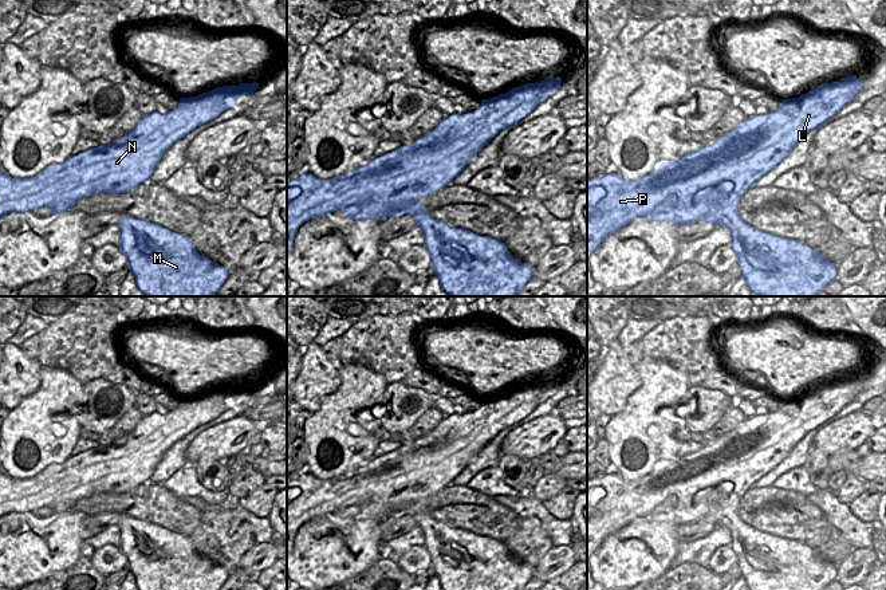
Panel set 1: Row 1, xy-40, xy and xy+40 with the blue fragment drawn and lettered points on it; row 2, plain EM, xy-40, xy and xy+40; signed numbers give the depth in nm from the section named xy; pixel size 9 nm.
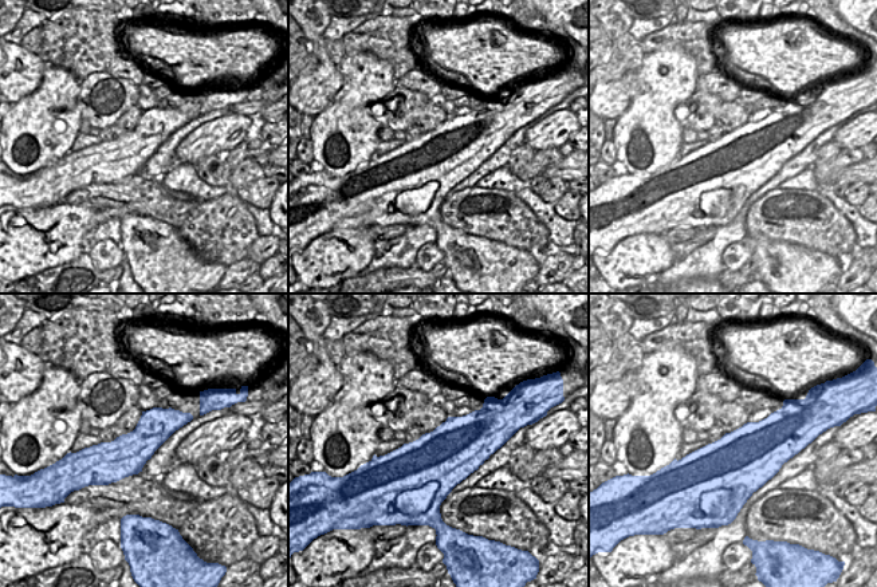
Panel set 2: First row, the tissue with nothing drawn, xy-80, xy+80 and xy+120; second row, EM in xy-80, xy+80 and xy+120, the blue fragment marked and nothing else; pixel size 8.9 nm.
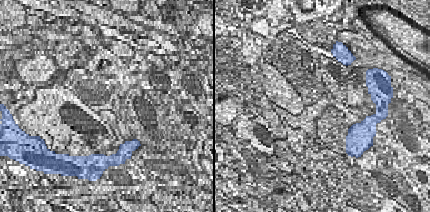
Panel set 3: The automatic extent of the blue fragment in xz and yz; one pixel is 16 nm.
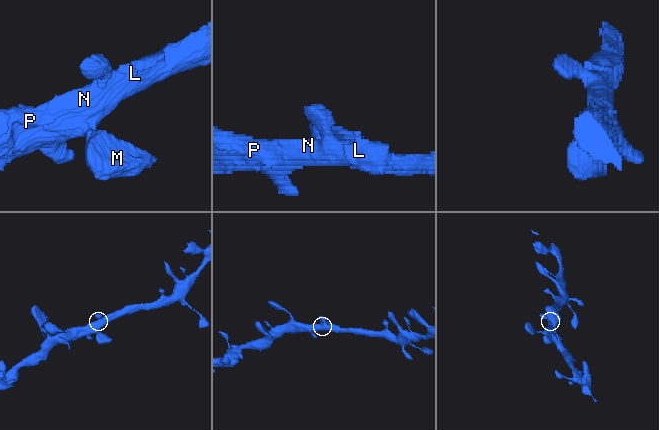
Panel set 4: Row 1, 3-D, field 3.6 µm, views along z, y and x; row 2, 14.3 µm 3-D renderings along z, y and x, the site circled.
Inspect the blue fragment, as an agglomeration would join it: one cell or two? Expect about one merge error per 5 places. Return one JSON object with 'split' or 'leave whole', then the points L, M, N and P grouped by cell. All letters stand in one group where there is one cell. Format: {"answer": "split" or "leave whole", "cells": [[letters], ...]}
{"answer": "leave whole", "cells": [["L", "M", "N", "P"]]}

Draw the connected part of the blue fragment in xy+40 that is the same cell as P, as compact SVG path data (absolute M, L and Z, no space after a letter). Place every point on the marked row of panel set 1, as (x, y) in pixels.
M857 75L843 78L838 82L823 83L823 84L815 87L812 91L803 94L800 98L783 99L780 109L775 113L769 113L765 115L752 115L749 118L745 118L733 130L718 137L712 145L702 146L696 153L677 158L676 162L662 162L657 170L654 170L650 174L646 174L641 180L625 180L619 174L613 174L613 173L606 173L600 178L587 180L587 263L588 263L588 255L600 245L600 243L605 240L606 236L610 236L610 235L618 232L619 229L622 229L623 227L626 227L627 224L630 224L633 220L635 220L638 217L646 217L646 219L654 220L654 221L668 221L668 223L676 224L677 227L684 225L686 223L705 221L705 223L712 223L714 227L725 227L731 231L731 236L732 236L731 247L739 259L737 264L740 267L741 276L745 279L748 288L753 294L756 294L759 296L816 296L828 283L836 280L836 264L828 261L816 249L807 247L802 241L796 241L794 239L785 239L785 237L780 237L780 236L773 236L771 233L757 231L756 228L745 224L739 216L739 202L740 202L740 198L745 194L745 192L748 189L751 189L752 185L757 180L760 180L764 174L767 174L769 170L776 168L777 164L781 162L783 158L788 156L788 153L792 150L792 148L810 130L820 129L828 119L831 119L847 103L850 103L861 90L862 90L862 82Z

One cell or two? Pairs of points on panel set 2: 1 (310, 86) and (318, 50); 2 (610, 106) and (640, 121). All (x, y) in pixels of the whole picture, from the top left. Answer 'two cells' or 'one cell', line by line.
1: one cell
2: two cells

